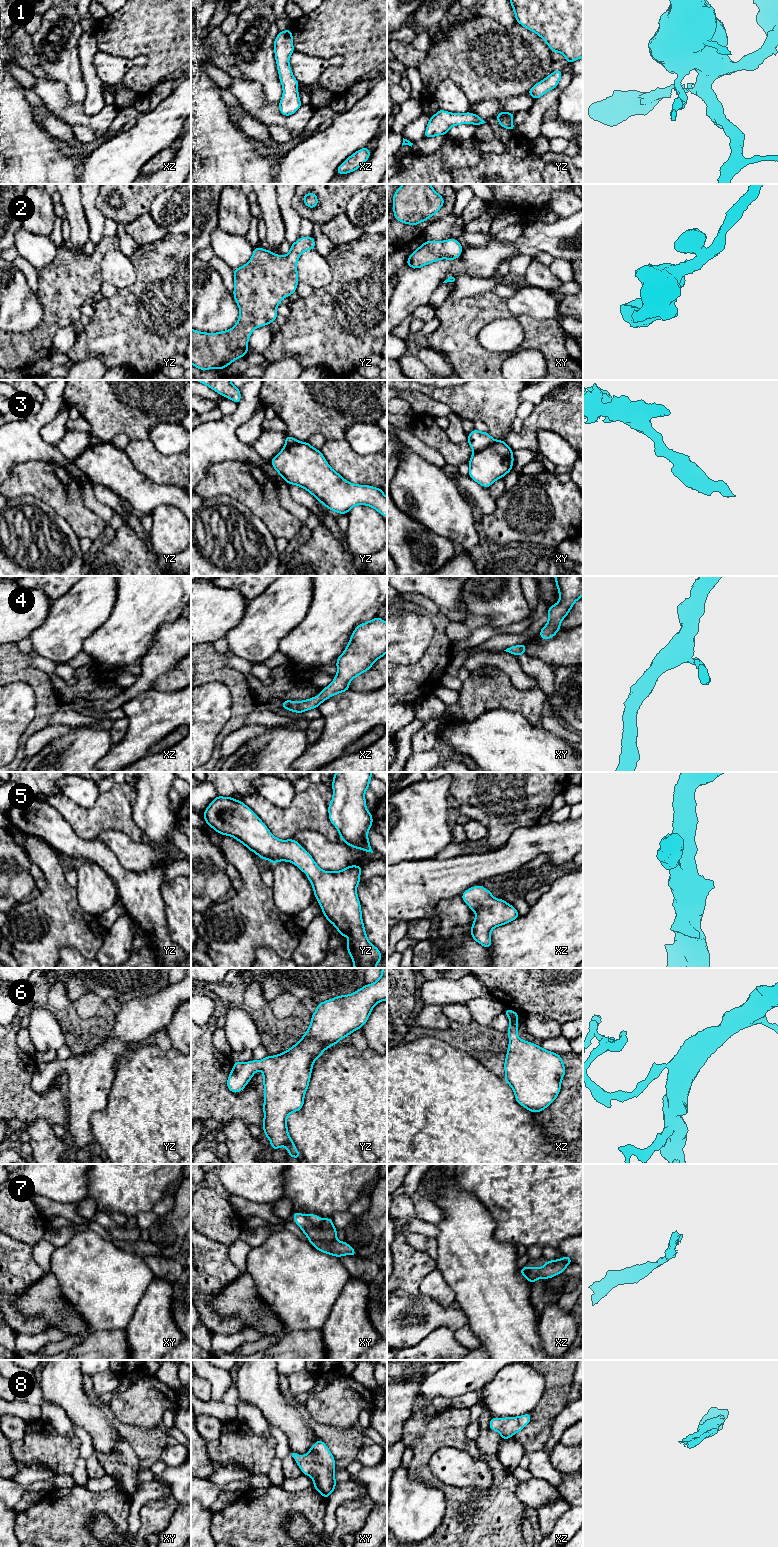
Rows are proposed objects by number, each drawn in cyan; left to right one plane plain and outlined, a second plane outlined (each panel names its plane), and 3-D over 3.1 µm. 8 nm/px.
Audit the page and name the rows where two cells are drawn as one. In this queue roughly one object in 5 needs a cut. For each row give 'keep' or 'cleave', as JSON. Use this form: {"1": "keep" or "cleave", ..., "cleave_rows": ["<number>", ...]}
{"1": "keep", "2": "keep", "3": "cleave", "4": "keep", "5": "keep", "6": "keep", "7": "keep", "8": "keep", "cleave_rows": ["3"]}

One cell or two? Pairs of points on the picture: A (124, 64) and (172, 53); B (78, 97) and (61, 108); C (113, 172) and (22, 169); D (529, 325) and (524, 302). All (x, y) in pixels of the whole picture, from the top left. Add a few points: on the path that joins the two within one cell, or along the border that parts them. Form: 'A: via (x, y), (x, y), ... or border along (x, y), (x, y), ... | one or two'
A: border along (110, 54), (133, 60) | two
B: border along (57, 82), (65, 87), (72, 103), (81, 105) | two
C: border along (79, 167), (77, 173) | two
D: border along (515, 316), (528, 315), (537, 319), (550, 320) | two

